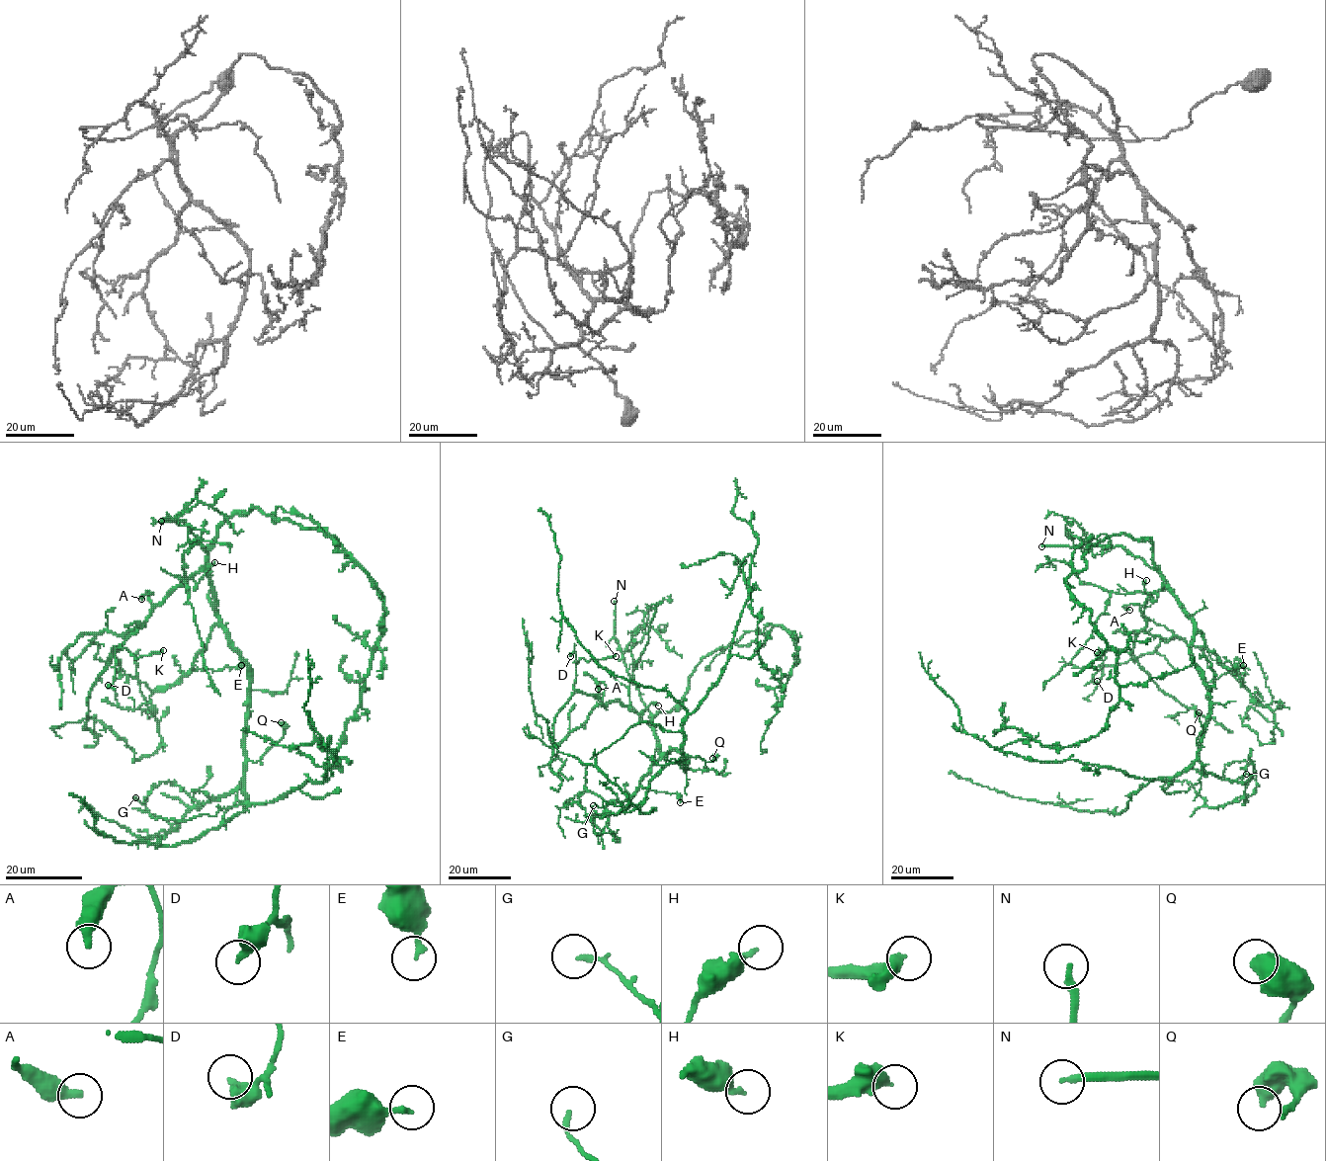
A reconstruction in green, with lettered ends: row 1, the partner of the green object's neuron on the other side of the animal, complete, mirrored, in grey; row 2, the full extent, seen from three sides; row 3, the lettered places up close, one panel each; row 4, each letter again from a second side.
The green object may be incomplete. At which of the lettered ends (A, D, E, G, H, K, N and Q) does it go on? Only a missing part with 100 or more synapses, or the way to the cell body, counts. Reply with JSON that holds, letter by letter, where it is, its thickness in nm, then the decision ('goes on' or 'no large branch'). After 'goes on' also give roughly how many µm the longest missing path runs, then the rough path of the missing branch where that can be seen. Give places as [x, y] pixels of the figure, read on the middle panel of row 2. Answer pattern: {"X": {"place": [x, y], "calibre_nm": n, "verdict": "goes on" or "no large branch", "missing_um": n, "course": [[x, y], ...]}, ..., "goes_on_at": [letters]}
{"A": {"place": [598, 689], "calibre_nm": 440, "verdict": "no large branch"}, "D": {"place": [570, 656], "calibre_nm": 360, "verdict": "no large branch"}, "E": {"place": [680, 802], "calibre_nm": 220, "verdict": "no large branch"}, "G": {"place": [593, 805], "calibre_nm": 180, "verdict": "no large branch"}, "H": {"place": [658, 705], "calibre_nm": 180, "verdict": "no large branch"}, "K": {"place": [616, 656], "calibre_nm": 440, "verdict": "no large branch"}, "N": {"place": [614, 601], "calibre_nm": 240, "verdict": "goes on", "missing_um": 120, "course": [[614, 601], [603, 600], [574, 636], [580, 717], [609, 792], [623, 820], [647, 836], [653, 866], [661, 870]]}, "Q": {"place": [712, 758], "calibre_nm": 480, "verdict": "no large branch"}, "goes_on_at": ["N"]}

